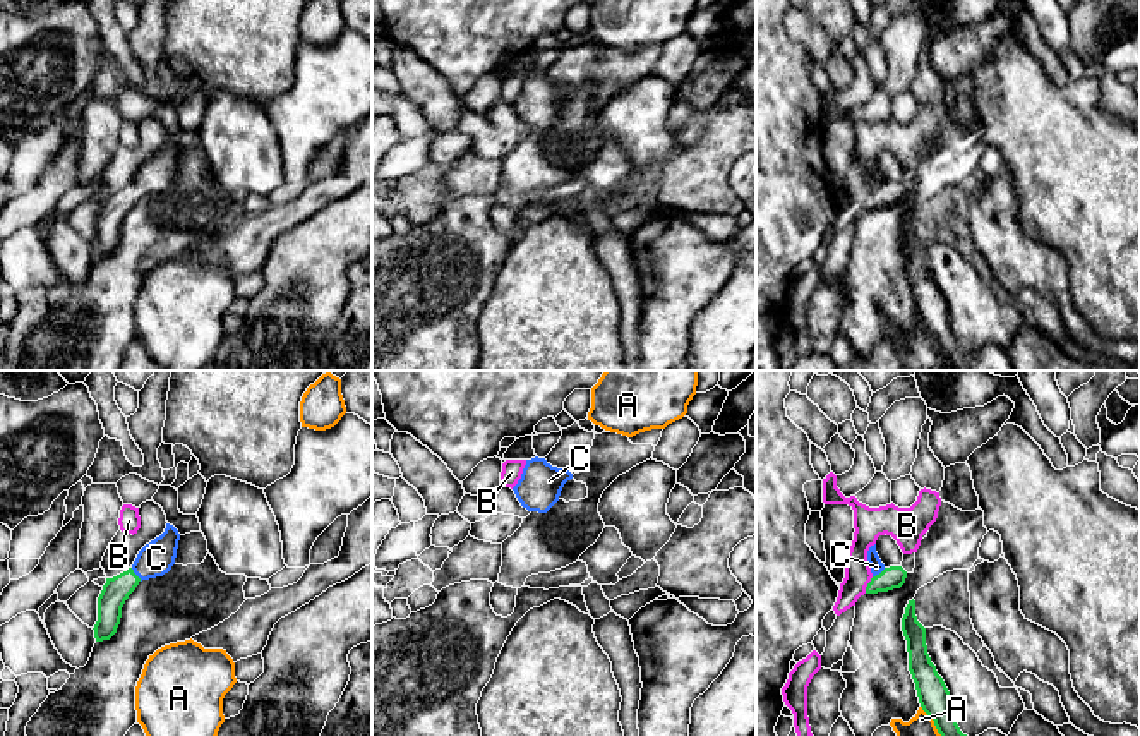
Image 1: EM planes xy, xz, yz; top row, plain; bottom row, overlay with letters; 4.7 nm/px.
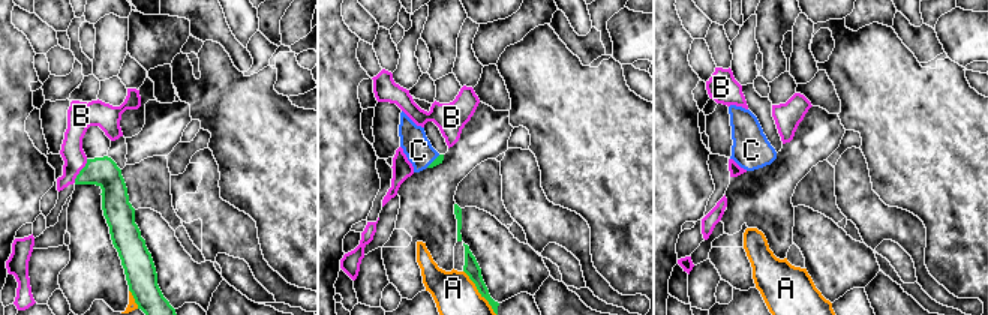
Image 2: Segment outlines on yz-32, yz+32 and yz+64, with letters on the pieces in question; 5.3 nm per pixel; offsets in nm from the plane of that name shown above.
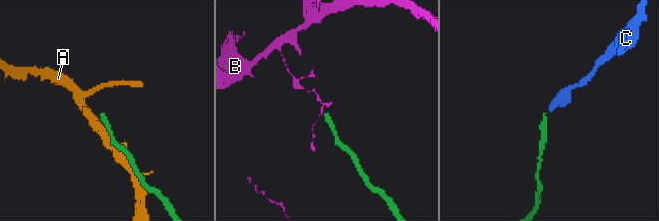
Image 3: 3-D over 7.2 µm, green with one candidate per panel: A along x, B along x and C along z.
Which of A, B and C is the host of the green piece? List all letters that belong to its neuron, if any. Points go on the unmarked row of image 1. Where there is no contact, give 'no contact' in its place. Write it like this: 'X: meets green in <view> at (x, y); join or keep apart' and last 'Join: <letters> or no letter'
A: meets green in yz at (936, 343); keep apart
B: meets green in yz at (868, 201); keep apart
C: meets green in xy at (136, 191); join
Join: C

